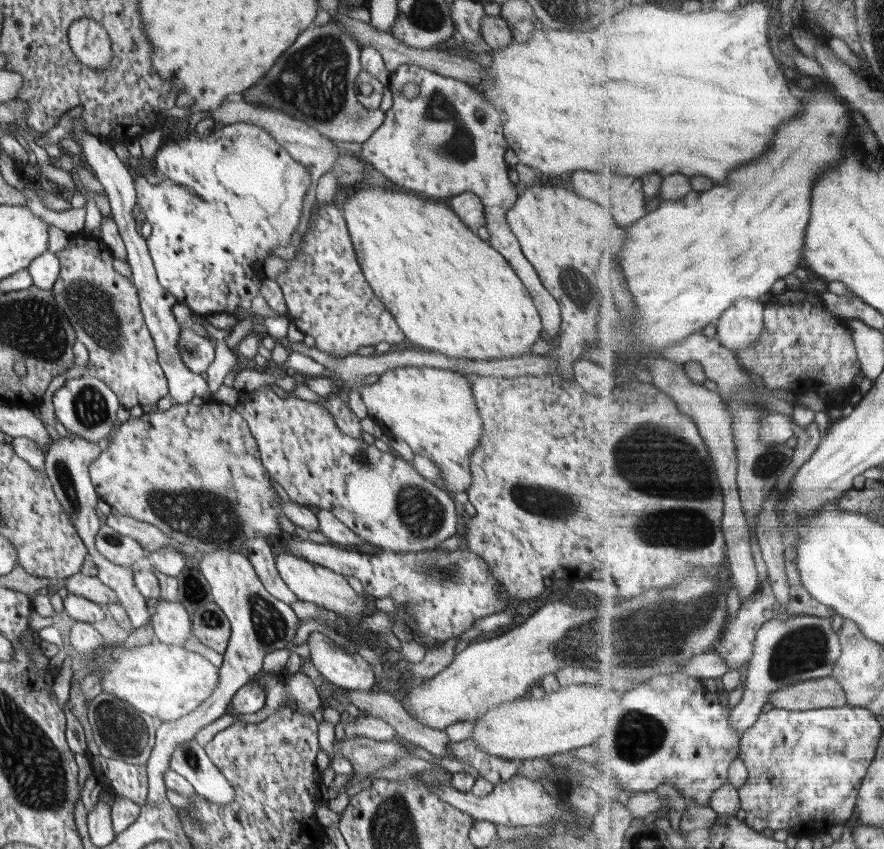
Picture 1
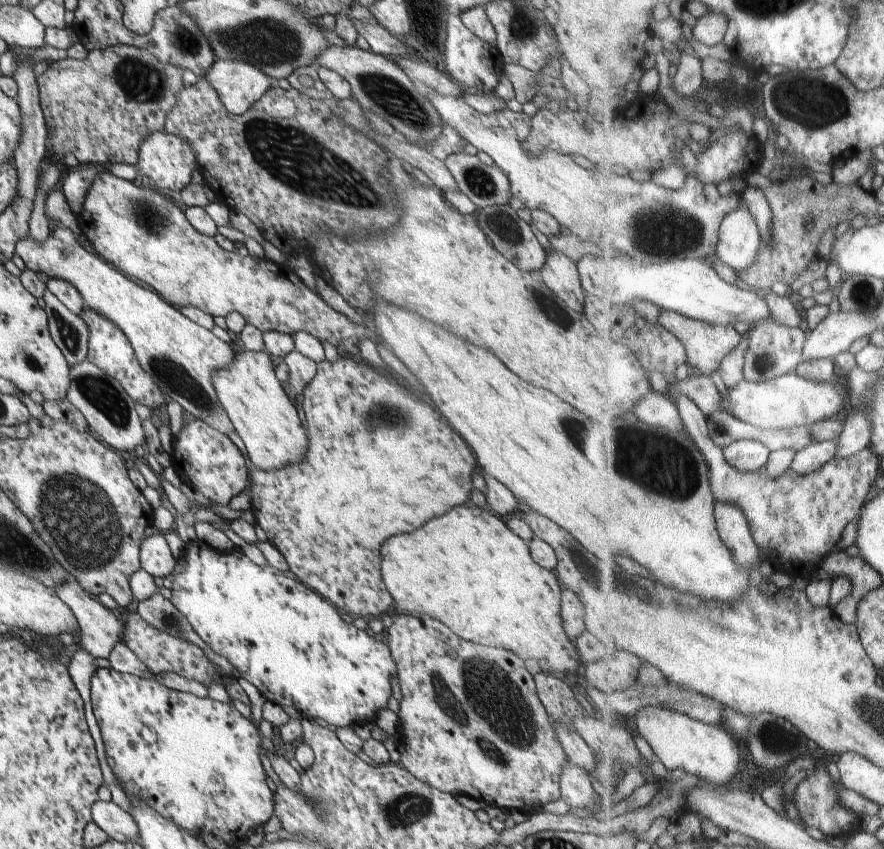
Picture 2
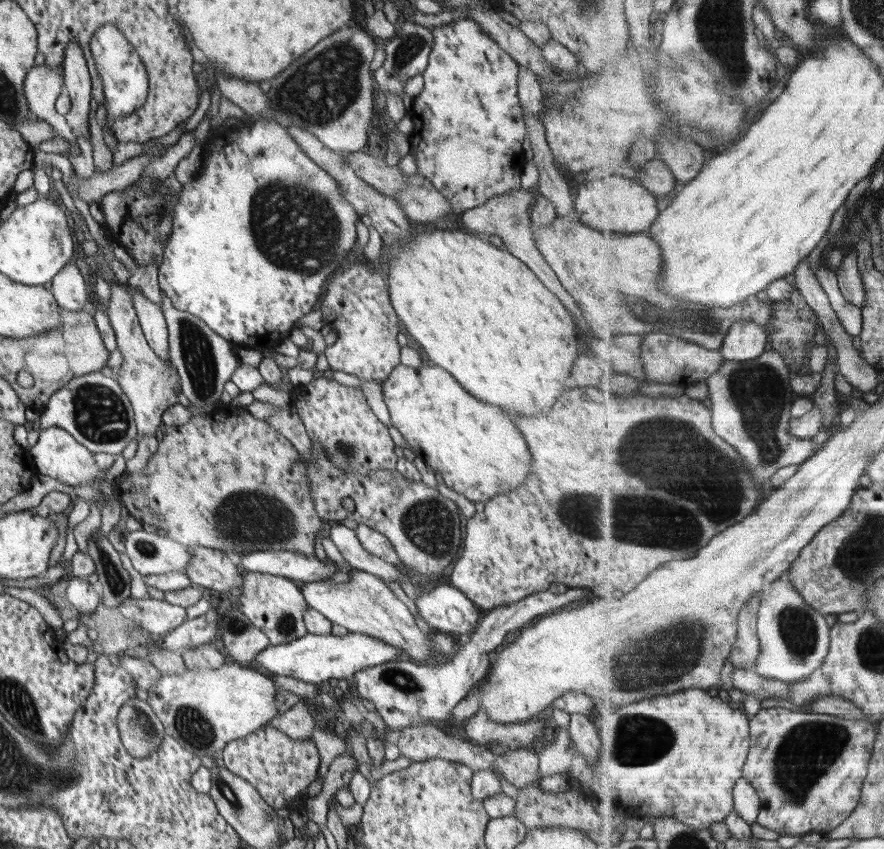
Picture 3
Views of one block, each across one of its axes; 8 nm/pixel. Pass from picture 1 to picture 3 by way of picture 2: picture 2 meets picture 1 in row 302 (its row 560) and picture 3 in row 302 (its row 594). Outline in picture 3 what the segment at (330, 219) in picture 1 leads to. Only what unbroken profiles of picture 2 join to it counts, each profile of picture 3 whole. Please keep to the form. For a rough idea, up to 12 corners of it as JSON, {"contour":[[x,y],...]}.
{"contour":[[345,262],[320,309],[328,369],[385,381],[402,325],[376,269]]}

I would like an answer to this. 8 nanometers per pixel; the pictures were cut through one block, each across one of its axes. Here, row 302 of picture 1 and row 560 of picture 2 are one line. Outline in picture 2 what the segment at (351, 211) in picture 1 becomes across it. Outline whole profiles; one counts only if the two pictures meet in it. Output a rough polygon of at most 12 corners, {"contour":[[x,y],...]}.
{"contour":[[469,502],[387,538],[395,611],[581,676],[559,578]]}

